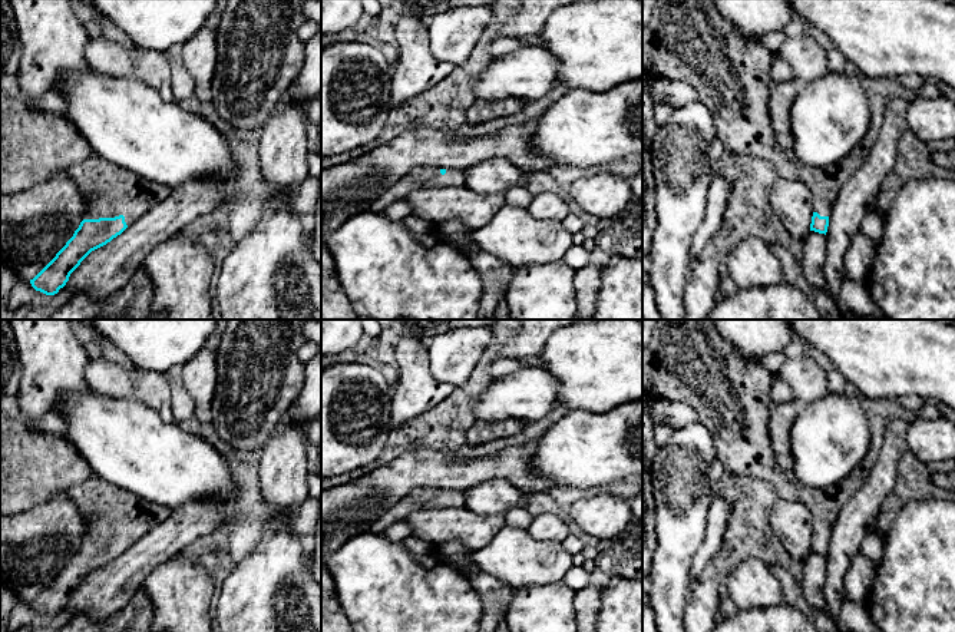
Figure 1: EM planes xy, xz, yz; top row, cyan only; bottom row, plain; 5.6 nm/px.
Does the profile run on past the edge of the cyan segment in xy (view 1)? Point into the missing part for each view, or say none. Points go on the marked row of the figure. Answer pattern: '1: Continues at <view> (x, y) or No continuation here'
1: Continues at xy (112, 191)

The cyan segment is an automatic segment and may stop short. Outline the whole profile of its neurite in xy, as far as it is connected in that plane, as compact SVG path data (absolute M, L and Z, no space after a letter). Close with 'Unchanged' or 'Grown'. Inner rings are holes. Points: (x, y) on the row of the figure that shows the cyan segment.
M92 155L66 171L89 199L85 219L56 257L33 278L32 287L54 295L95 249L120 235L132 222L161 204L171 189L116 163Z. Grown

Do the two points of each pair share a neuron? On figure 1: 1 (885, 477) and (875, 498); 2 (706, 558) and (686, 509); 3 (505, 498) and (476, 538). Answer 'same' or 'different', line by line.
1: same
2: different
3: different

